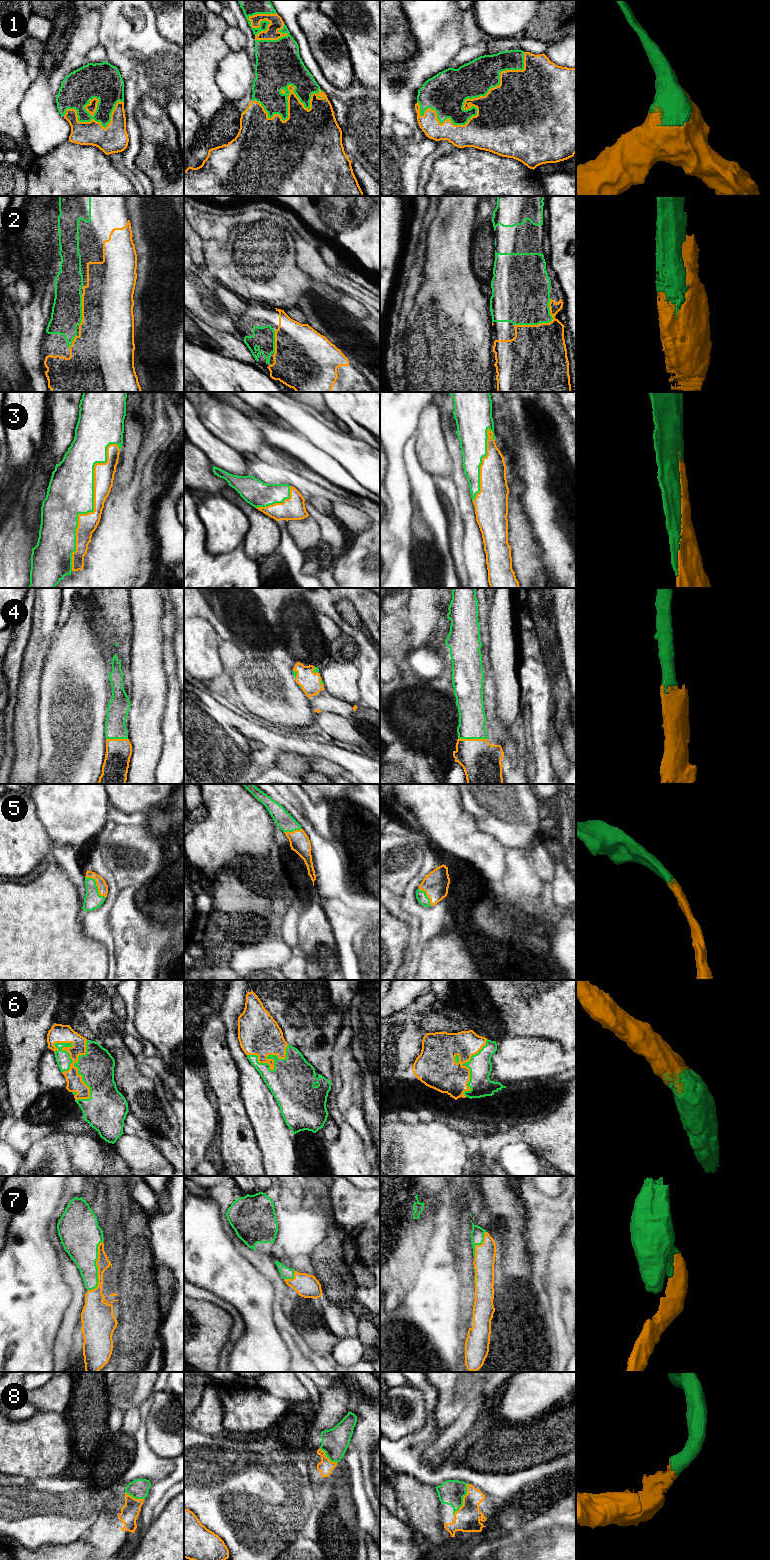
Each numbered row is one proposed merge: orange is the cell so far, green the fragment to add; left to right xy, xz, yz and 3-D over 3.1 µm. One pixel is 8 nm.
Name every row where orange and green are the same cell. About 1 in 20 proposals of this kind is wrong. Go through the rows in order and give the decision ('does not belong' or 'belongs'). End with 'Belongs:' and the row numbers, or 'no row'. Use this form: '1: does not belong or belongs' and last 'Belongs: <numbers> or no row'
1: belongs
2: belongs
3: belongs
4: belongs
5: belongs
6: belongs
7: belongs
8: belongs
Belongs: 1, 2, 3, 4, 5, 6, 7, 8

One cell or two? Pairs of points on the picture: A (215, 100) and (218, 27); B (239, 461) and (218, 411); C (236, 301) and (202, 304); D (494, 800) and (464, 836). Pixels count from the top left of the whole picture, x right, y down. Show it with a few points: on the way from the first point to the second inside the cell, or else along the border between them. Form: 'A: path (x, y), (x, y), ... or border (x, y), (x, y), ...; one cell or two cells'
A: path (207, 82), (207, 45); one cell
B: border (214, 434), (248, 456); two cells
C: border (216, 294), (219, 299); two cells
D: border (461, 800), (464, 808), (475, 819); two cells

